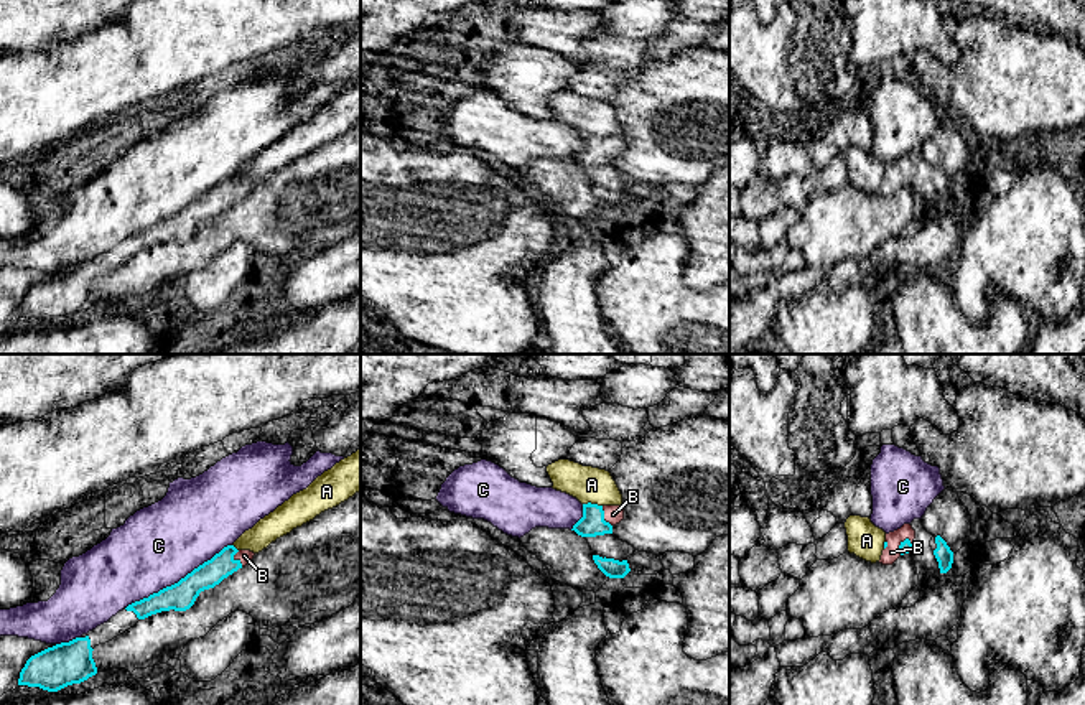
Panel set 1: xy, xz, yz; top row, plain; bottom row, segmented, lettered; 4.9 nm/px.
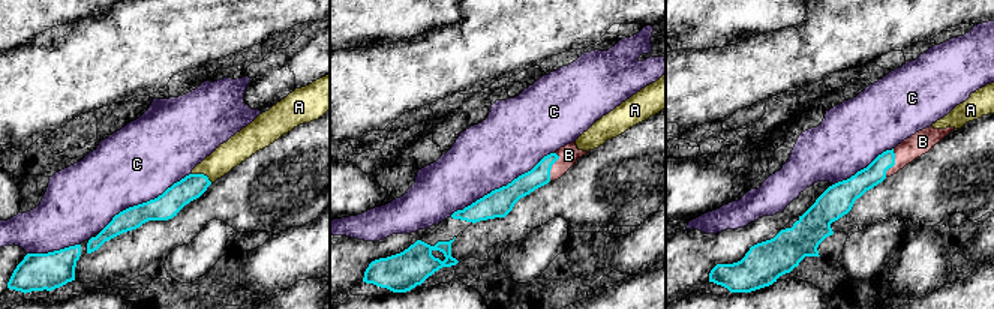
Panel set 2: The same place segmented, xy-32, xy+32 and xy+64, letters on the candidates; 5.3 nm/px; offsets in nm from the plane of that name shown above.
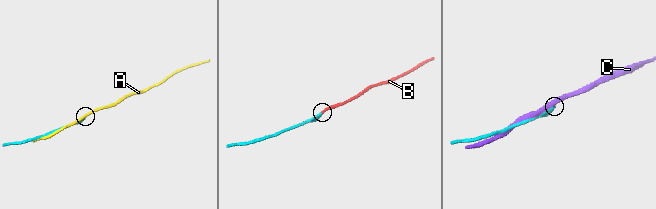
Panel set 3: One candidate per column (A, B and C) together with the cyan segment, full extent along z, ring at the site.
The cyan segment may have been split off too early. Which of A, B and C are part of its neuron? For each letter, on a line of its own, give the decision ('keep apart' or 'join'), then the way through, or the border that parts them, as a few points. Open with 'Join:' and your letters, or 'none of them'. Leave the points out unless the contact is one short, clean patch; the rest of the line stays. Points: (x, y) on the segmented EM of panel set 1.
Join: B
A: keep apart
B: join; way xz (591, 524), (603, 516), (613, 514)
C: keep apart

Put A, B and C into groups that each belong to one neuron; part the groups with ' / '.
A / B / C

